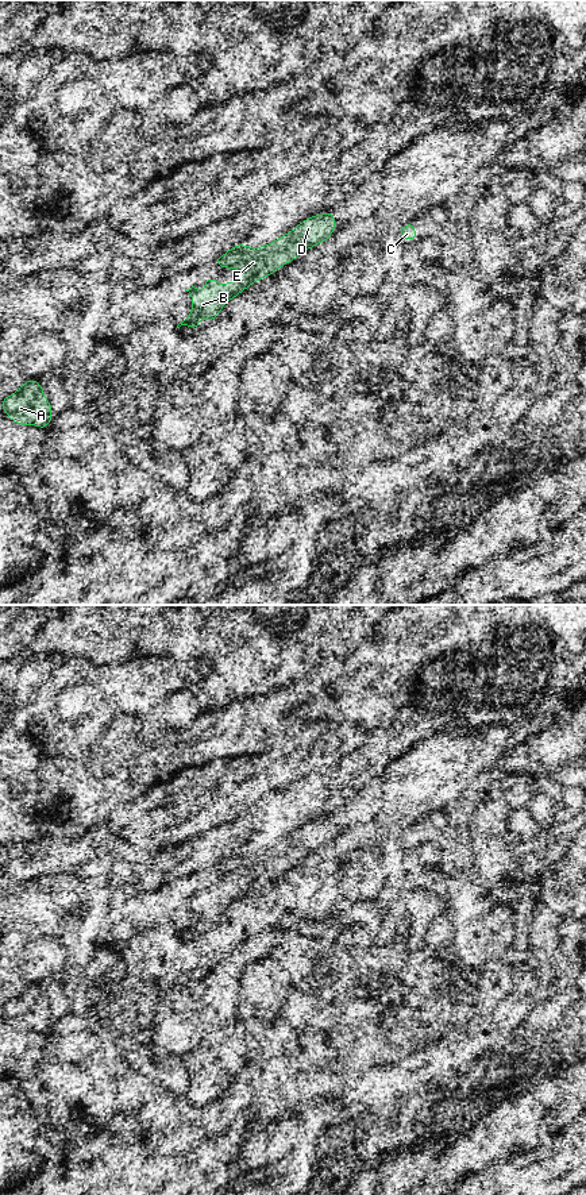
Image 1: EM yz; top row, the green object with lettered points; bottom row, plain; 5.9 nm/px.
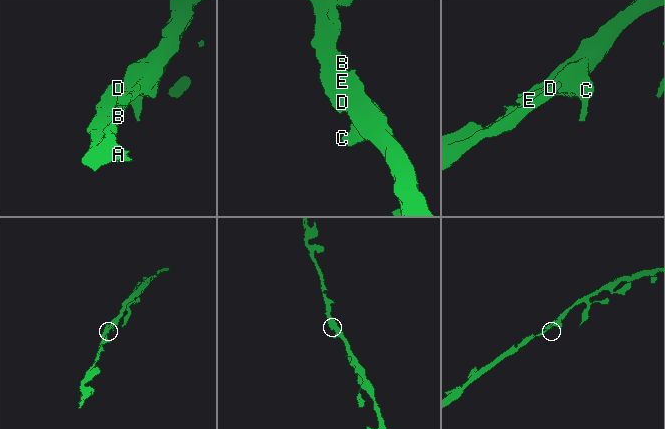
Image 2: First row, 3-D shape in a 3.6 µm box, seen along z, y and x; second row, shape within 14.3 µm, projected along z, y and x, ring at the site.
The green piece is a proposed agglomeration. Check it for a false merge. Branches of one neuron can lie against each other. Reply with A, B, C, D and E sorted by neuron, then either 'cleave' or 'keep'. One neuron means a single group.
groups A B C D E; keep

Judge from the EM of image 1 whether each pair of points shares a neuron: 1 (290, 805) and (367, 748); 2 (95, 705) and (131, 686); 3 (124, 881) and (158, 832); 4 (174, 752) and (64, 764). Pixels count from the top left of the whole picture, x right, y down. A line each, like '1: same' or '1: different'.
1: same
2: same
3: different
4: same

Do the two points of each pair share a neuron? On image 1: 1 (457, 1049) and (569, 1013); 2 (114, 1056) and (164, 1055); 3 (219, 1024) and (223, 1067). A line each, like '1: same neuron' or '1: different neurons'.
1: different neurons
2: same neuron
3: different neurons

